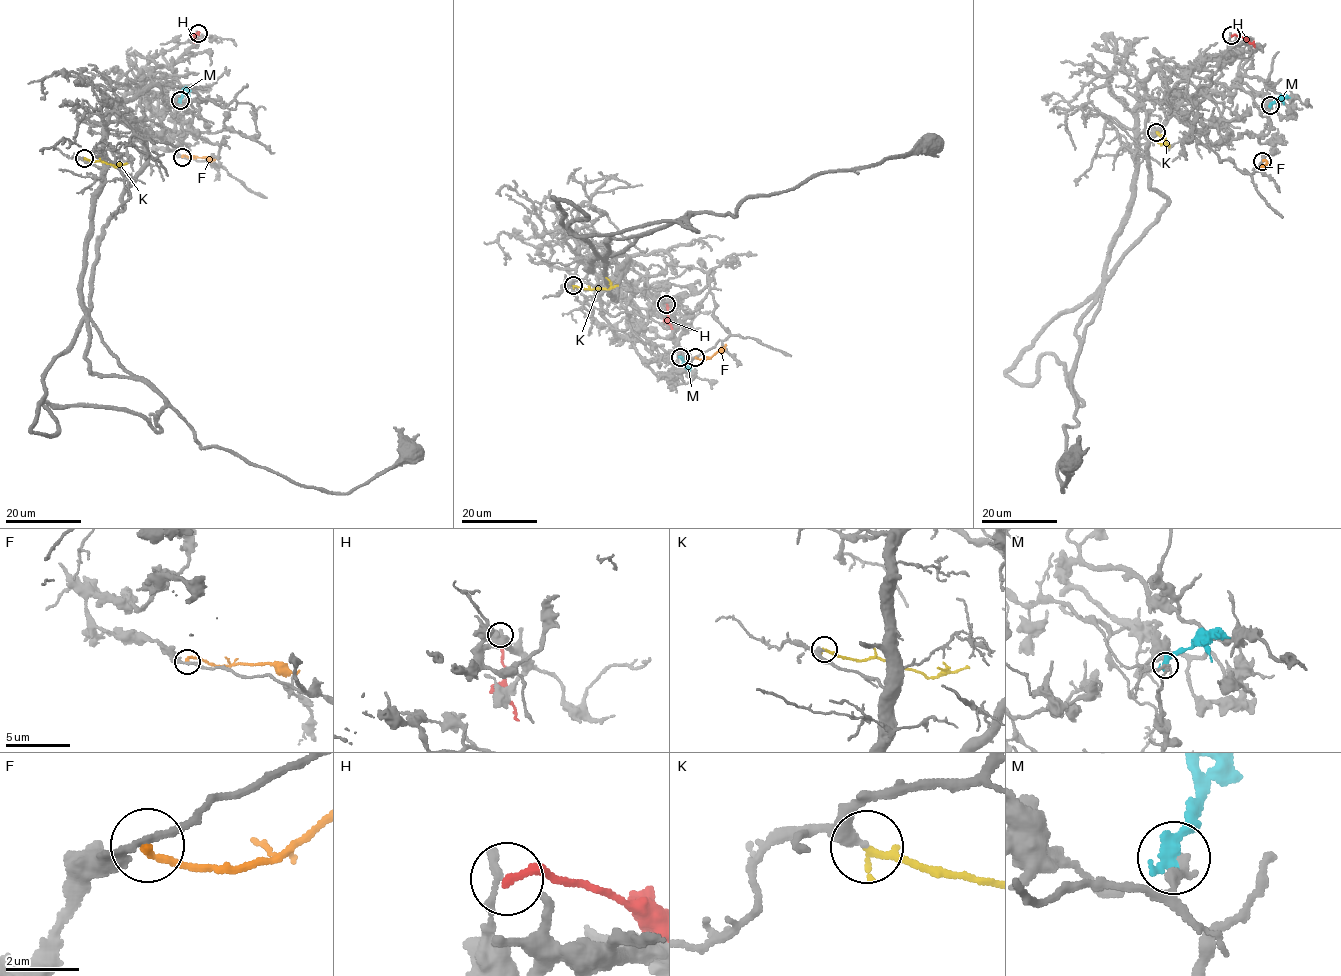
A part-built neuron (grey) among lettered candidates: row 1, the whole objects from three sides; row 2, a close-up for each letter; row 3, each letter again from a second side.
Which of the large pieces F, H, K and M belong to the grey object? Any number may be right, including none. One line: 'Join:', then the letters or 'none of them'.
Join: K

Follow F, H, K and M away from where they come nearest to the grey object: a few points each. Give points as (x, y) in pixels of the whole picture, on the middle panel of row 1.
F: (695, 357), (709, 359), (726, 344)
H: (667, 304), (672, 329)
K: (573, 285), (591, 290), (608, 289), (611, 282), (606, 277)
M: (681, 357), (689, 372)

